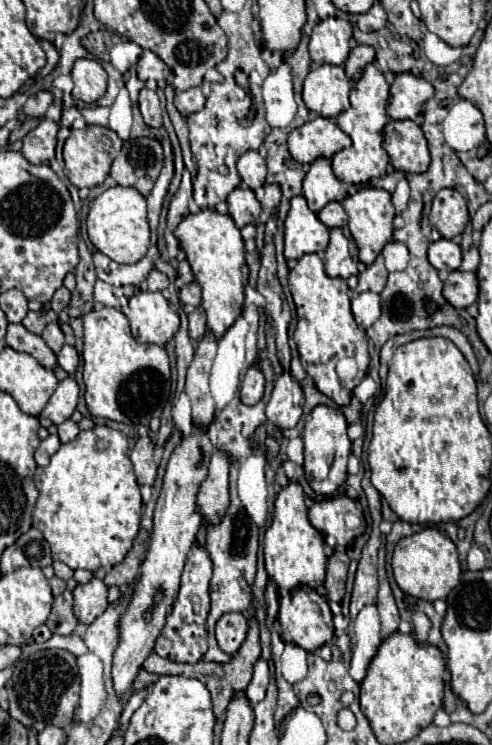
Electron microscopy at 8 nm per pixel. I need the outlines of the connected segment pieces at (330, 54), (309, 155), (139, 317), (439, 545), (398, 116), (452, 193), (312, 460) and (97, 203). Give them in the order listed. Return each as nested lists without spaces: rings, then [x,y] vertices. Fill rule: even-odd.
[[[330,16],[314,26],[310,36],[310,58],[314,64],[344,64],[350,52],[352,24],[344,18]]]
[[[322,116],[306,122],[304,126],[298,126],[288,136],[290,156],[300,164],[310,164],[320,156],[332,158],[338,150],[350,144],[350,136],[344,134],[332,120]]]
[[[146,290],[136,292],[128,304],[128,320],[130,320],[132,336],[142,344],[164,346],[168,340],[172,340],[172,336],[180,328],[180,316],[170,308],[162,292],[146,292]]]
[[[424,528],[408,538],[402,538],[394,548],[392,572],[396,584],[404,594],[410,594],[426,602],[446,600],[446,596],[458,586],[462,576],[454,542],[436,528]]]
[[[412,72],[396,74],[396,80],[390,86],[390,104],[388,114],[394,120],[414,120],[428,98],[434,96],[434,88],[422,76],[414,76]]]
[[[444,188],[434,196],[430,222],[442,234],[442,238],[454,238],[462,234],[468,220],[466,200],[456,190]]]
[[[316,406],[306,418],[306,426],[302,432],[304,440],[304,472],[312,490],[320,496],[332,496],[346,482],[346,462],[350,456],[352,442],[346,436],[346,418],[340,410],[330,406]]]
[[[114,186],[102,192],[96,200],[90,204],[88,212],[88,238],[110,260],[120,264],[134,264],[140,258],[144,258],[148,244],[150,244],[150,228],[146,220],[146,198],[134,190],[124,186]]]

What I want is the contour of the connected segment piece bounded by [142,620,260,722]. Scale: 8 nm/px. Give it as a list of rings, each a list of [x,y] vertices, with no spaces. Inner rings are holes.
[[[250,620],[250,630],[248,630],[248,636],[240,648],[240,652],[228,662],[228,664],[216,664],[216,662],[204,662],[200,660],[198,664],[182,664],[182,662],[168,662],[166,658],[160,658],[156,652],[152,652],[146,660],[144,660],[144,670],[146,672],[152,672],[152,674],[168,674],[168,676],[186,676],[186,678],[198,678],[212,694],[212,704],[214,704],[214,716],[216,720],[224,720],[224,714],[226,714],[226,708],[230,704],[230,700],[240,694],[240,692],[246,692],[250,680],[252,680],[252,668],[254,668],[254,662],[260,658],[260,640],[258,640],[258,622],[256,620]]]

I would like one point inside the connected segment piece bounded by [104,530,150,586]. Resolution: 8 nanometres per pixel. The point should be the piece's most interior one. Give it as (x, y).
(129, 568)

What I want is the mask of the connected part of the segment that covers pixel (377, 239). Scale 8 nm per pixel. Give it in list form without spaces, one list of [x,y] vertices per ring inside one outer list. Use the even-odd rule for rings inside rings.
[[[360,188],[356,194],[348,196],[342,202],[346,214],[348,214],[348,228],[352,232],[352,238],[358,246],[358,258],[364,264],[372,264],[376,260],[376,256],[380,254],[380,250],[384,248],[386,242],[392,240],[392,218],[394,218],[394,206],[390,200],[390,194],[386,190],[378,190],[378,188]]]

